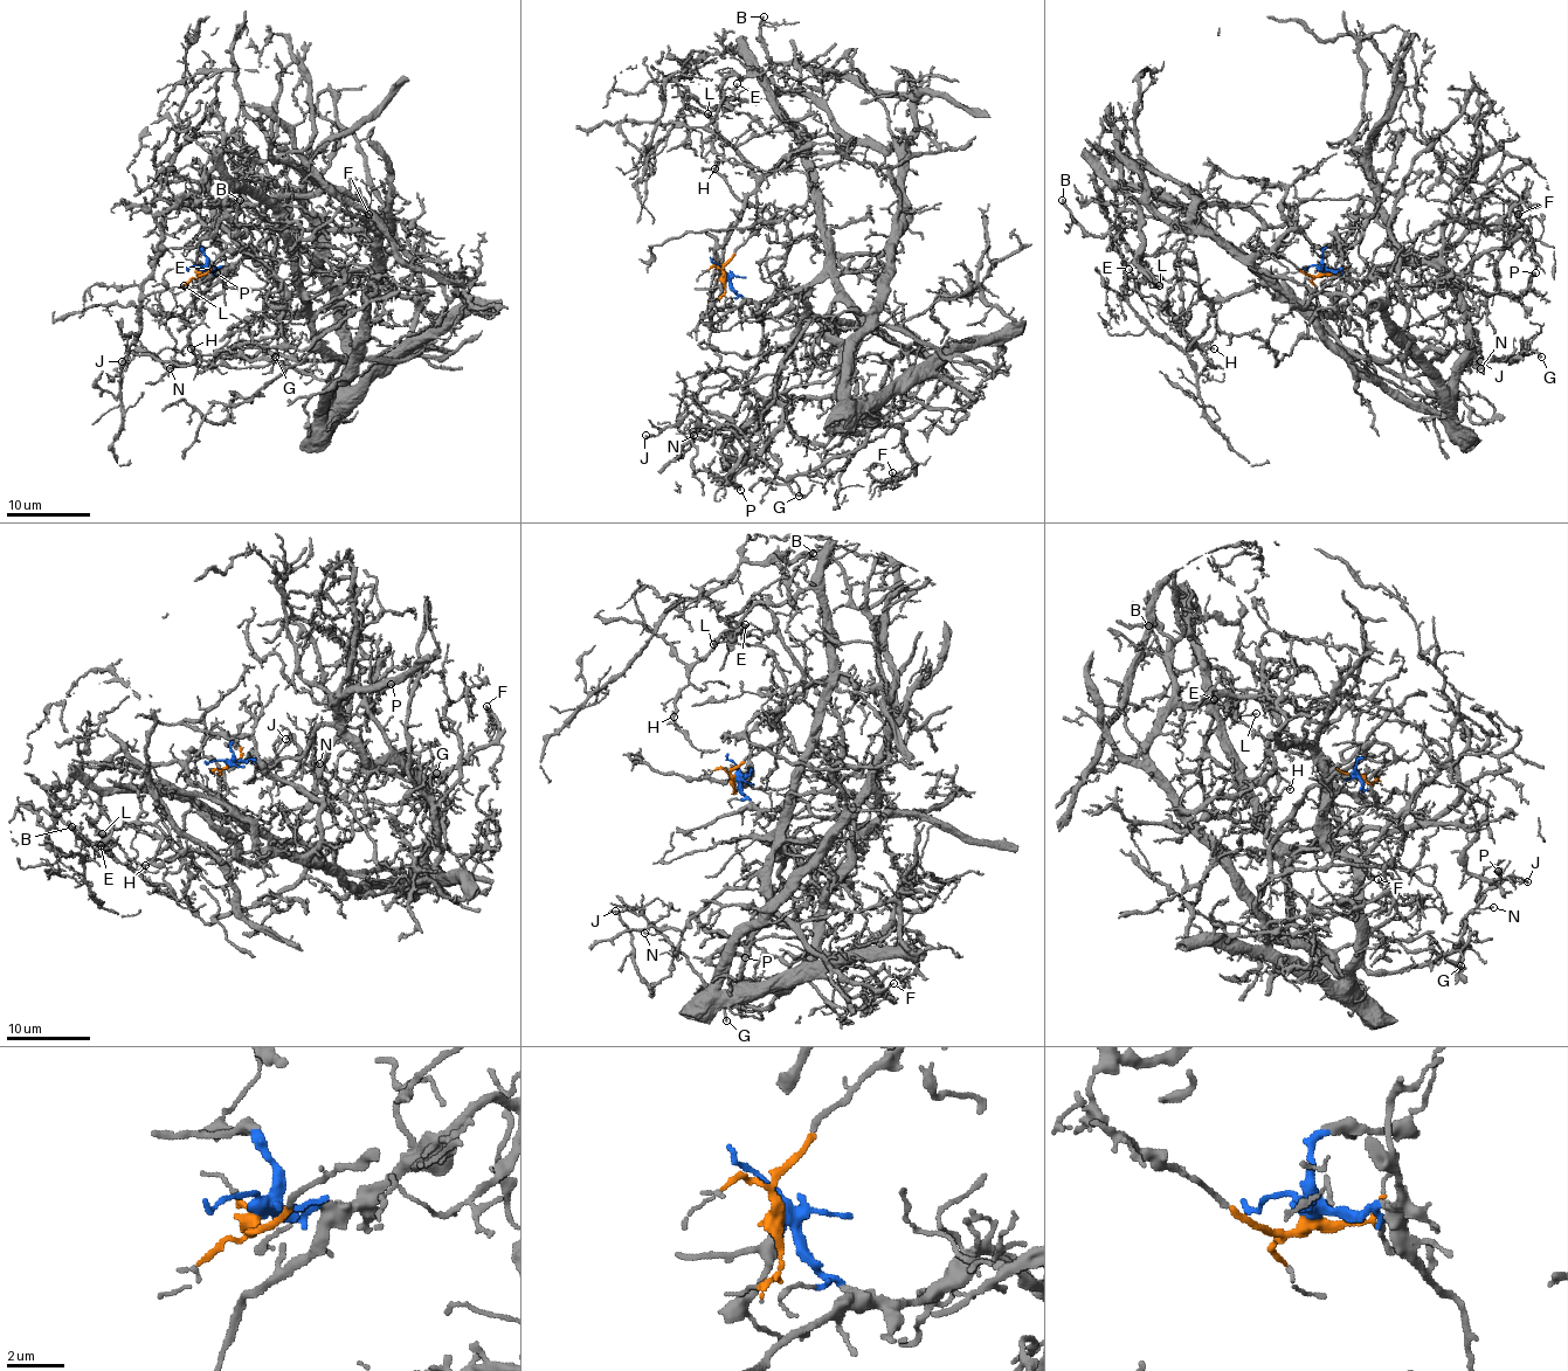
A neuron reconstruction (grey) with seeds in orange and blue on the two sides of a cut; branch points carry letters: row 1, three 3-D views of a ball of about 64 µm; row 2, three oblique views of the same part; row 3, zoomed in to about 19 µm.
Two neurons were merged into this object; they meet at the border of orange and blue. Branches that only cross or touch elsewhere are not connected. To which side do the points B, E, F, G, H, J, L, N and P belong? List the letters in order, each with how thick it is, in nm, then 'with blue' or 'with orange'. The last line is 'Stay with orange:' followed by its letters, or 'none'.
B: calibre 200 nm; with orange
E: calibre 140 nm; with orange
F: calibre 100 nm; with blue
G: calibre 170 nm; with blue
H: calibre 140 nm; with orange
J: calibre 150 nm; with blue
L: calibre 120 nm; with orange
N: calibre 130 nm; with blue
P: calibre 320 nm; with blue
Stay with orange: B, E, H, L

